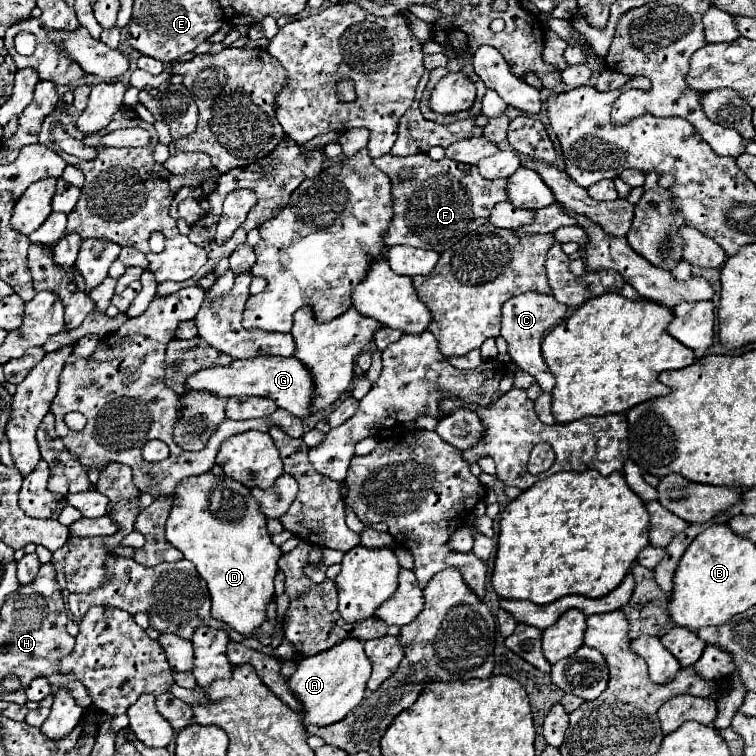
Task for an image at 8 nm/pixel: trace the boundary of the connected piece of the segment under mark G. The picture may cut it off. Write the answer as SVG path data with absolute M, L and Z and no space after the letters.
M259 356L259 358L245 358L245 360L233 360L229 366L211 366L195 372L185 380L185 392L211 392L221 398L231 396L263 396L271 398L279 408L305 418L309 414L311 404L311 392L313 392L313 380L309 380L309 372L305 372L305 366L295 358L281 358L281 356Z

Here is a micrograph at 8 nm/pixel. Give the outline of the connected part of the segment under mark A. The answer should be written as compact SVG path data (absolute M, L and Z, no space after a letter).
M345 640L337 644L337 648L329 648L329 652L303 658L297 672L289 678L289 688L301 702L303 724L321 728L343 720L355 706L361 704L369 676L371 664L359 640Z

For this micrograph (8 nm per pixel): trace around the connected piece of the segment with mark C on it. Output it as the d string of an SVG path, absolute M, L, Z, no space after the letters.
M525 292L517 298L511 298L505 302L503 306L503 326L501 326L501 336L507 340L509 344L509 354L511 354L511 360L525 372L529 372L531 376L535 376L539 380L539 386L545 390L545 392L551 392L553 390L553 384L555 384L555 378L553 374L549 372L543 356L541 356L541 340L543 336L557 324L565 318L567 314L567 308L563 304L559 304L553 296L541 296L537 292Z

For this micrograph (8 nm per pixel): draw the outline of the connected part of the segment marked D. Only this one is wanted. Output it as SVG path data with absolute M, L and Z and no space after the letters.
M213 472L181 480L173 492L173 508L167 518L167 540L195 564L197 572L207 582L213 600L211 616L215 620L229 624L241 636L251 636L253 630L265 622L265 608L273 598L273 580L277 574L277 560L281 558L281 550L271 542L261 506L251 496L249 488L225 474L215 476Z

